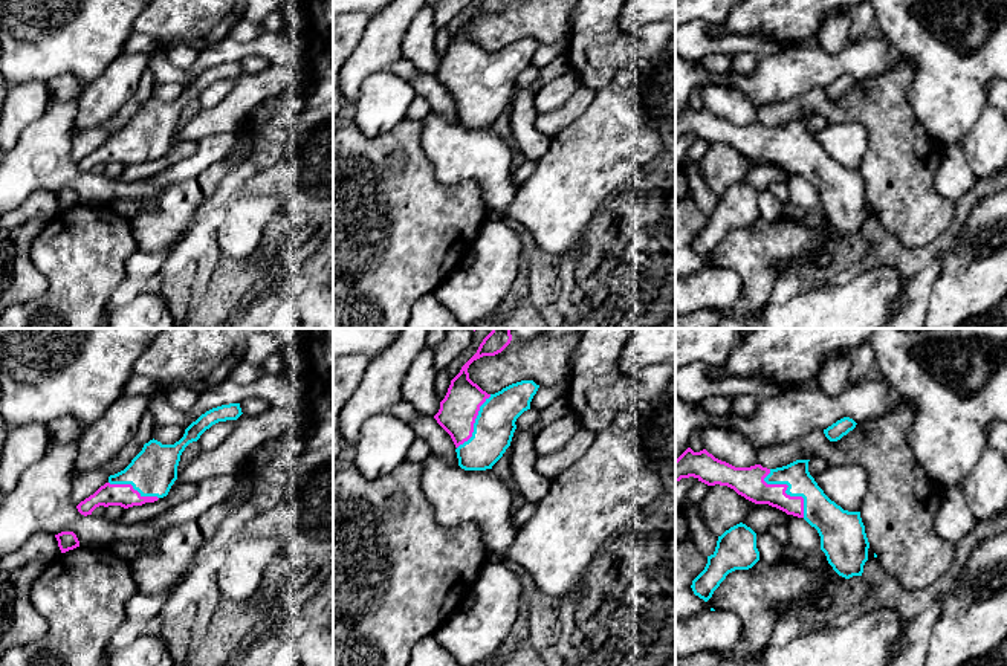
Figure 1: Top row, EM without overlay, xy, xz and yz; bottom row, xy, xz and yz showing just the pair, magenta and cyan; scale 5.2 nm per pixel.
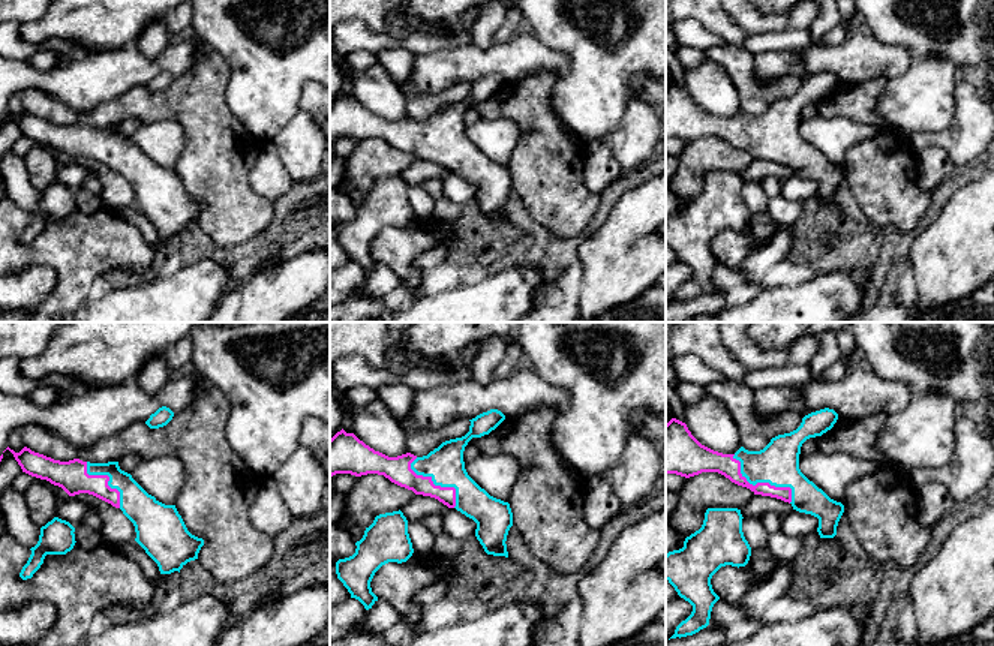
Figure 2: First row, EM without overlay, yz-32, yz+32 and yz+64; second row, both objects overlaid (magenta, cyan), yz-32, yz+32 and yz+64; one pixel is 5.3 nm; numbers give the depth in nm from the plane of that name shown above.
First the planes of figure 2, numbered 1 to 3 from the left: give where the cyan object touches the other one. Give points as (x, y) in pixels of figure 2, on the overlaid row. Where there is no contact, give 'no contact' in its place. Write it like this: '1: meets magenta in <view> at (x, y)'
1: meets magenta in yz-32 at (108, 478)
2: meets magenta in yz+32 at (438, 486)
3: meets magenta in yz+64 at (762, 483)

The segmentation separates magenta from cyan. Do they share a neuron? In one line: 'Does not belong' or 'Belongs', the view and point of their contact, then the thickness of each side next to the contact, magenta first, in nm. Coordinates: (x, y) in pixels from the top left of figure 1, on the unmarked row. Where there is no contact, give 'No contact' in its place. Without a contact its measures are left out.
Belongs. Touches magenta at yz (786, 147). Thickness 160 nm (magenta) against 170 nm

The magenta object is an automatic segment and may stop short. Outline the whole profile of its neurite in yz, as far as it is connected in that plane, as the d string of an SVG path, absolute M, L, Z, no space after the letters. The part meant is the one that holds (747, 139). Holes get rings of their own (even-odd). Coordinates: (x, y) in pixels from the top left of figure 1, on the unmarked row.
M688 105L675 118L675 141L682 136L694 134L707 144L727 144L755 162L769 162L785 170L787 173L804 176L818 188L821 194L821 208L825 211L833 228L845 237L862 234L863 223L868 218L869 200L860 170L843 168L840 163L831 159L810 133L808 119L810 118L796 118L776 127L767 127L761 122L735 125L715 116L706 107L694 110L691 105Z

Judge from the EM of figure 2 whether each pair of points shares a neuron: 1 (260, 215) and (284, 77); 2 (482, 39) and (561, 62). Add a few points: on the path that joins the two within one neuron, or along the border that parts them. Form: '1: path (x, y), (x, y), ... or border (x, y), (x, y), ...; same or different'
1: border (243, 128), (264, 141); different
2: border (471, 41), (480, 48), (489, 48), (495, 44); different

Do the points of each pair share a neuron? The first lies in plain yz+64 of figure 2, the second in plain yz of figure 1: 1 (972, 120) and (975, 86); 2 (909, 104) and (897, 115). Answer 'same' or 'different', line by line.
1: different
2: different

